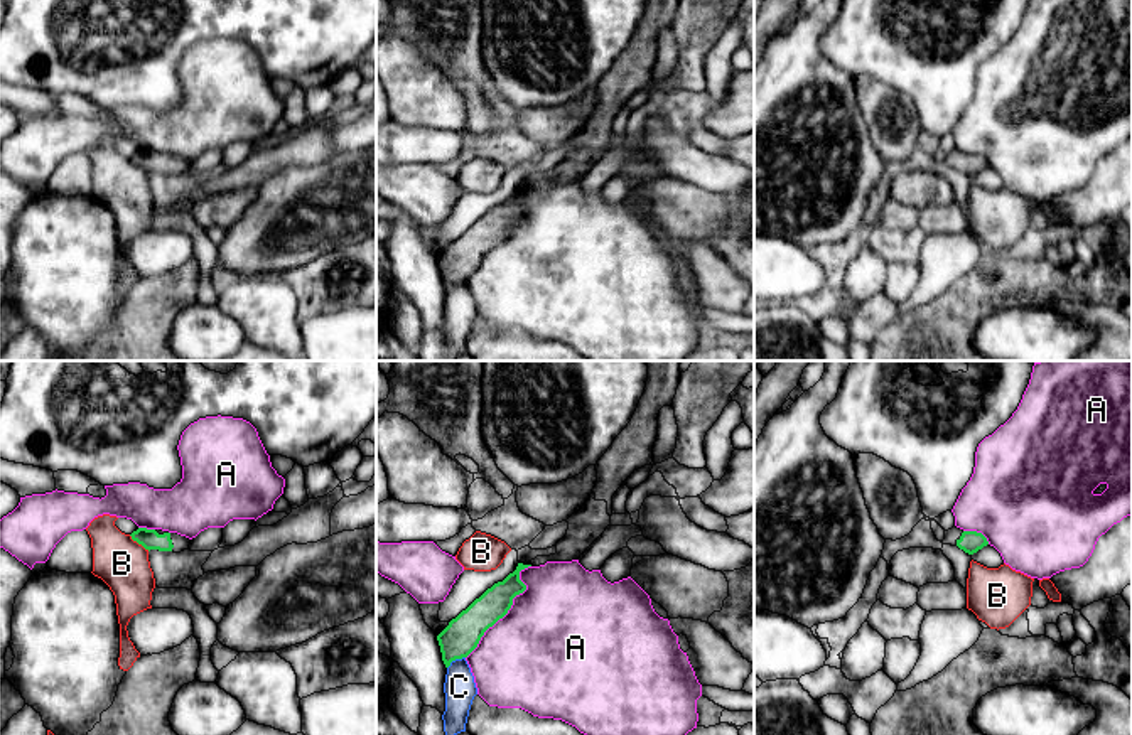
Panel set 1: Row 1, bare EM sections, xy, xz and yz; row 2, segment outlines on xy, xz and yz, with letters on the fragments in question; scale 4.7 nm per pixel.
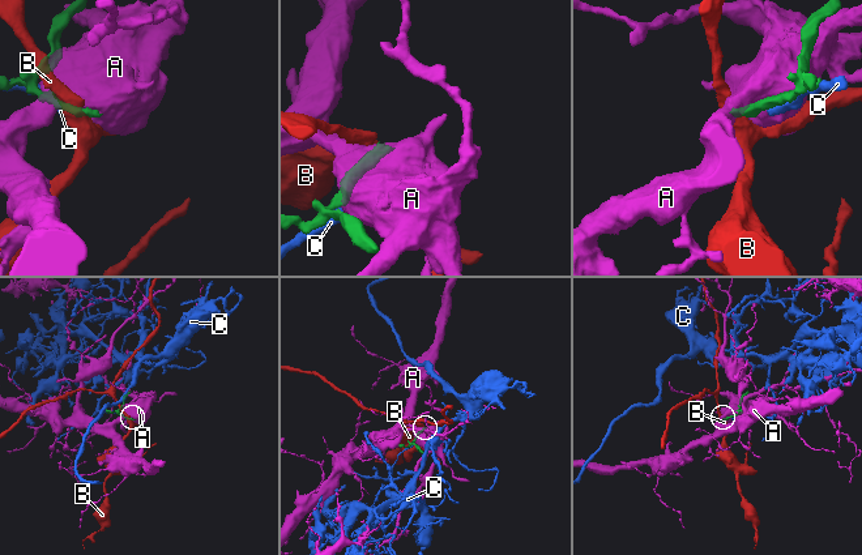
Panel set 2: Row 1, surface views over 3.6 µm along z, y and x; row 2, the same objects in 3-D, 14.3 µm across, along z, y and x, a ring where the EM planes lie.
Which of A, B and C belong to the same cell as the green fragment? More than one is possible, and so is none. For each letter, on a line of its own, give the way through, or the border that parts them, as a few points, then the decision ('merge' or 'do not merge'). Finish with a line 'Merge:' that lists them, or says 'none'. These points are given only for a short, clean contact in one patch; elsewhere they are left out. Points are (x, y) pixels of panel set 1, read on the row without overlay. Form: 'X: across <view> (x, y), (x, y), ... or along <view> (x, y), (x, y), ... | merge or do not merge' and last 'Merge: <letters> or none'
A: do not merge
B: along xy (129, 157), (149, 172) | do not merge
C: do not merge
Merge: none

